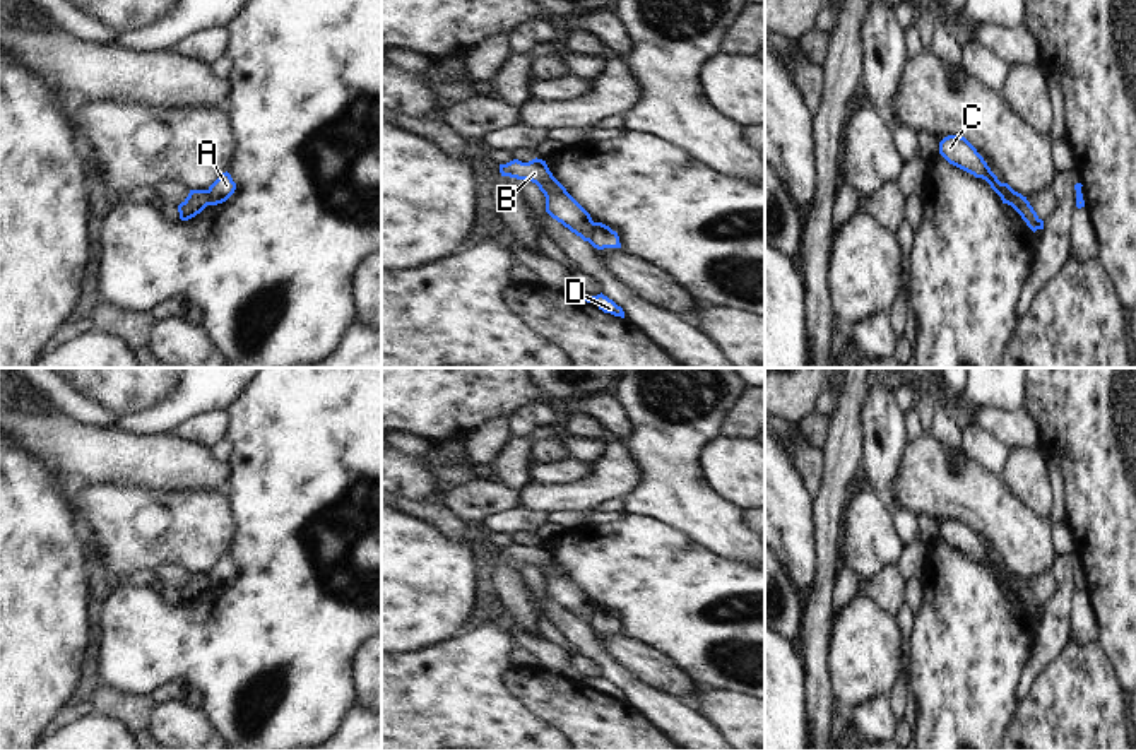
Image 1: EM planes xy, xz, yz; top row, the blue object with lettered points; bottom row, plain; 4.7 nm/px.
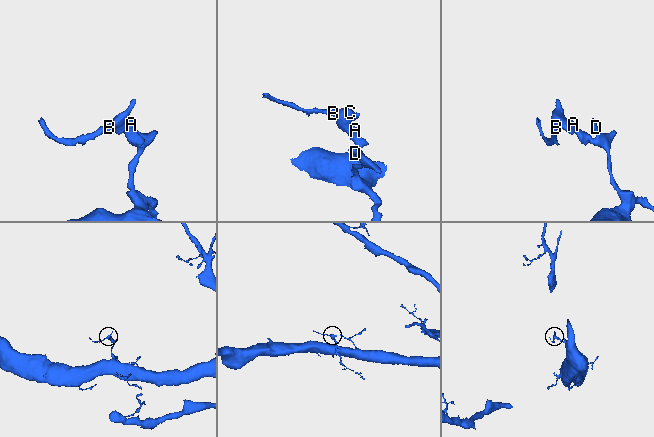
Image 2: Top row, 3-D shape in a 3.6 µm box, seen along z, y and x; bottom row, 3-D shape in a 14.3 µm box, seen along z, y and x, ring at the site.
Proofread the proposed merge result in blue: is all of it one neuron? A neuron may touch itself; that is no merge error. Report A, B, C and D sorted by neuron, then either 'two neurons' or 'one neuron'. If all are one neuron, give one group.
A D / B C; two neurons

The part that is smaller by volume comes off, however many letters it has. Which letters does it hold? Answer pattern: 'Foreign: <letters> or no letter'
Foreign: B, C

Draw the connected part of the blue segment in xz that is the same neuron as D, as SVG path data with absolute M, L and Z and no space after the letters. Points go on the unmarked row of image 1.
M602 676L597 679L585 679L587 686L595 686L599 689L599 693L602 693L604 696L611 696L614 700L621 700L624 701L624 695L621 689L618 689L612 683L609 683L607 679L604 679Z

